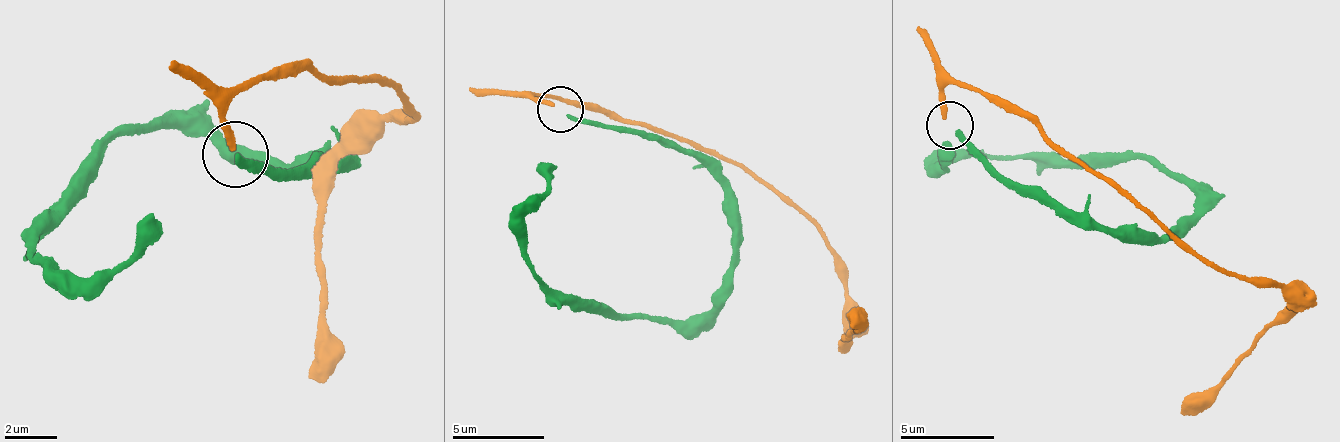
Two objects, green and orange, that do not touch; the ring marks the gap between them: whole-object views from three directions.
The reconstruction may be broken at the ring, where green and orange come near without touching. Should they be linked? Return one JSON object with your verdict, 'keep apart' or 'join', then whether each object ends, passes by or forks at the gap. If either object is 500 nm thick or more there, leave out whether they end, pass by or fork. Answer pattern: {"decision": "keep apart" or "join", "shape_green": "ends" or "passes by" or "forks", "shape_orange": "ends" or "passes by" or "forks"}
{"decision": "keep apart", "shape_green": "ends", "shape_orange": "ends"}

